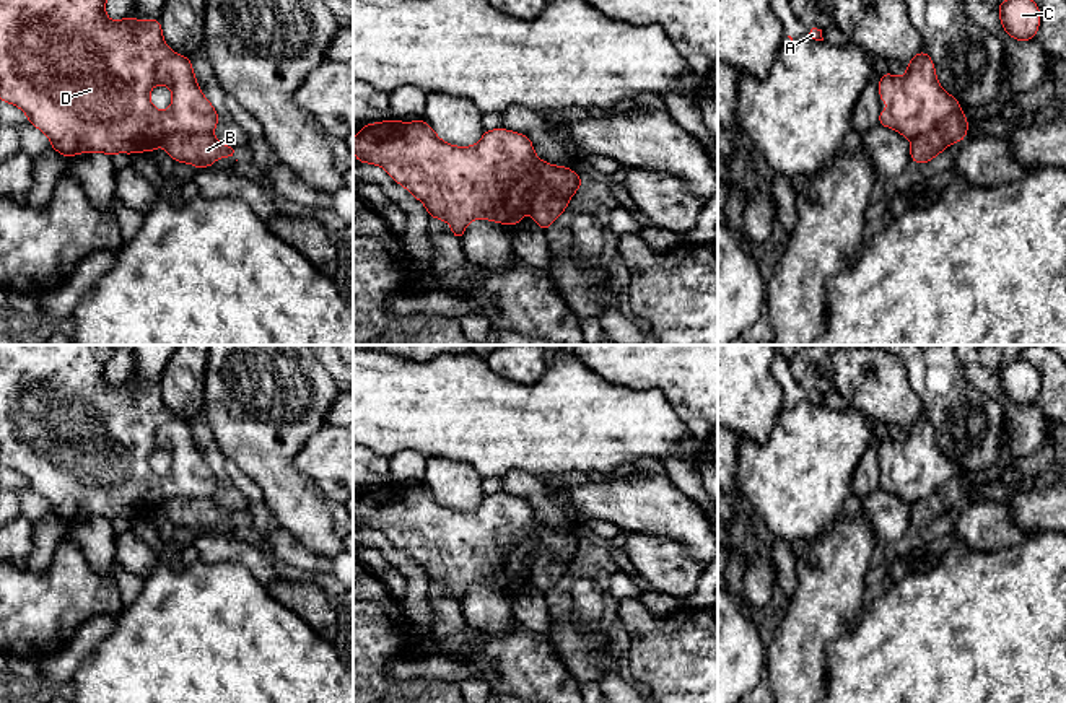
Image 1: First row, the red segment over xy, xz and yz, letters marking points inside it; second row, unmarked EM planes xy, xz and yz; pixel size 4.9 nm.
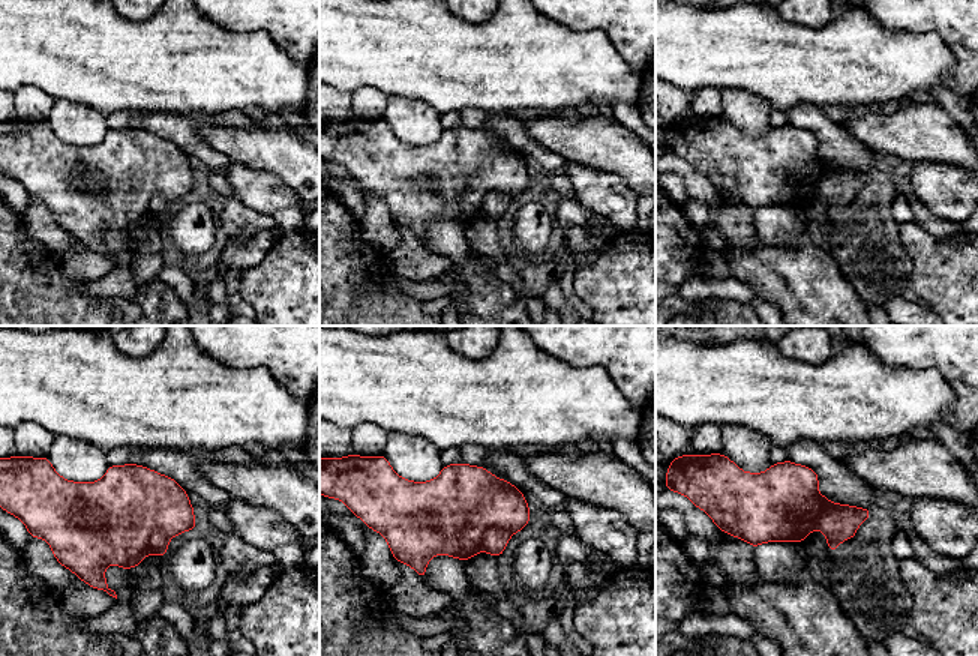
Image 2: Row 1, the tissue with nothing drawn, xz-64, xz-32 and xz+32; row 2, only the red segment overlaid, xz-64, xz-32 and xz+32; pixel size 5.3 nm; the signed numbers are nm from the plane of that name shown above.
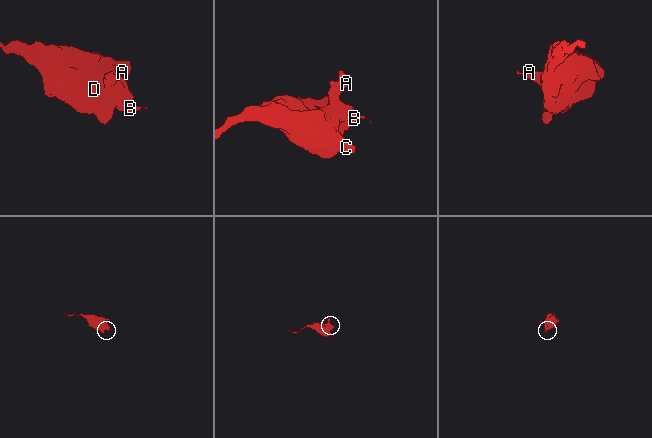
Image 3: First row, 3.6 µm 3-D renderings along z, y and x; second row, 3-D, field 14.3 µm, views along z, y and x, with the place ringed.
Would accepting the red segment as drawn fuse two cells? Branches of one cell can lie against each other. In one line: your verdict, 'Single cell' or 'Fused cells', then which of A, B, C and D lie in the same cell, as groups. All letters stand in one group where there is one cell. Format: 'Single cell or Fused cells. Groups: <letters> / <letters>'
Fused cells. Groups: A C D / B

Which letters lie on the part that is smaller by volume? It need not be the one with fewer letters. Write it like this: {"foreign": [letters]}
{"foreign": ["B"]}

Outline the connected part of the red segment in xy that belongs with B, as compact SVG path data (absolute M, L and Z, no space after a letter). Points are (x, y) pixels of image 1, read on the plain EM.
M186 498L169 500L163 511L176 527L189 527L199 534L213 531L223 521L236 524L238 511L226 511L213 498Z

